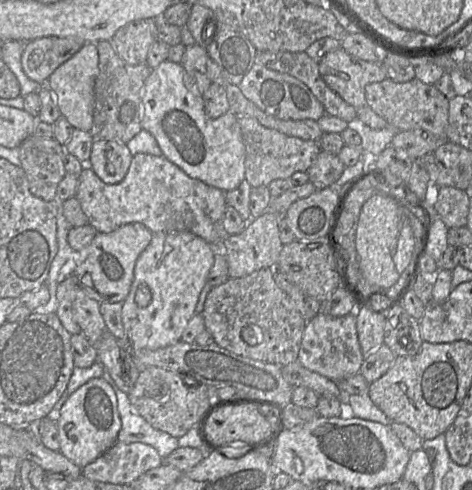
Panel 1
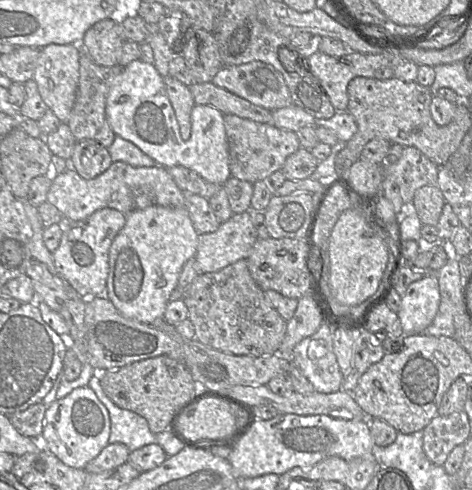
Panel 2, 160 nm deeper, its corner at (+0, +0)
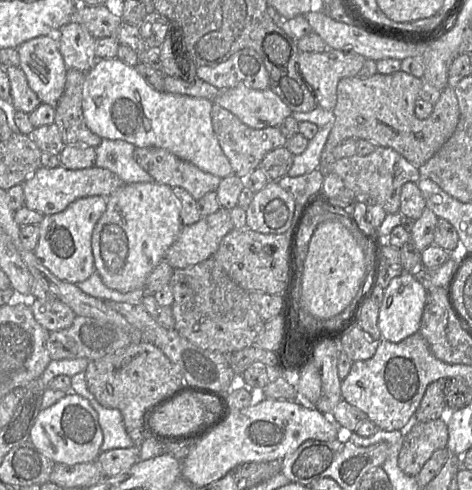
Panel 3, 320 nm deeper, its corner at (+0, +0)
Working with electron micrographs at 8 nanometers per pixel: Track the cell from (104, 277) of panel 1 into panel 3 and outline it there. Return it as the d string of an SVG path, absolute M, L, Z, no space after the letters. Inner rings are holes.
M88 196L75 200L65 210L45 215L39 226L39 240L34 254L58 279L77 284L95 271L92 254L93 230L106 211L107 197Z

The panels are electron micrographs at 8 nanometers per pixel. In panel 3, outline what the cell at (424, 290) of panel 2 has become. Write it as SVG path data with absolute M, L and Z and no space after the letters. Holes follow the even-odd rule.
M411 273L393 278L384 289L378 327L382 340L398 343L419 332L426 289Z

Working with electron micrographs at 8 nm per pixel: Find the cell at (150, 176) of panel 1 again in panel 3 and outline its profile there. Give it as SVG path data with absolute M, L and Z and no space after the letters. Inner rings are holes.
M59 165L55 168L40 167L23 182L25 207L42 215L52 215L65 210L72 202L88 196L108 197L124 182L106 168L91 167L69 170Z

